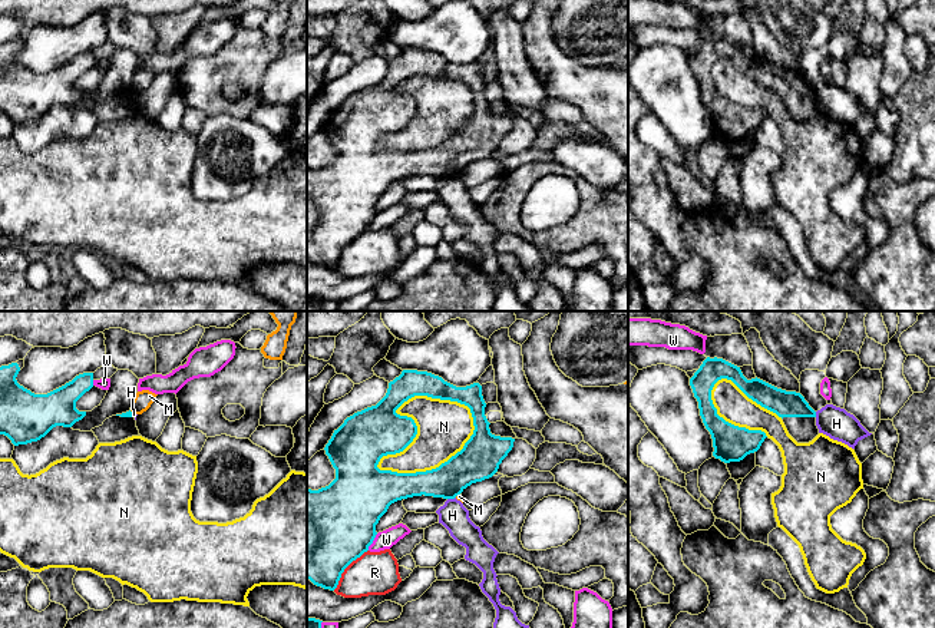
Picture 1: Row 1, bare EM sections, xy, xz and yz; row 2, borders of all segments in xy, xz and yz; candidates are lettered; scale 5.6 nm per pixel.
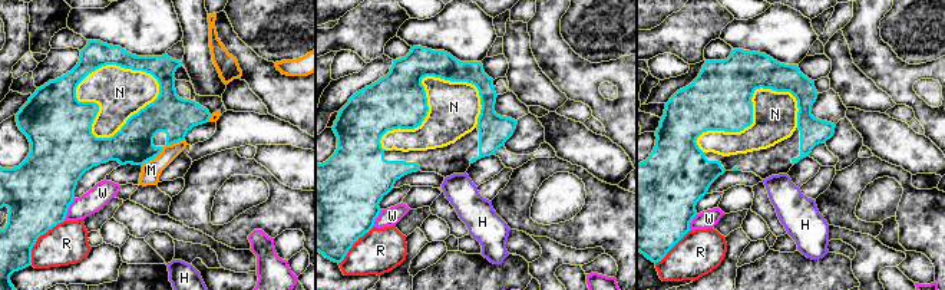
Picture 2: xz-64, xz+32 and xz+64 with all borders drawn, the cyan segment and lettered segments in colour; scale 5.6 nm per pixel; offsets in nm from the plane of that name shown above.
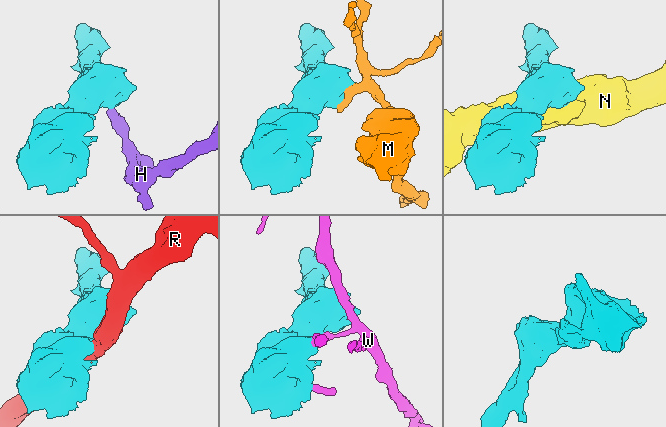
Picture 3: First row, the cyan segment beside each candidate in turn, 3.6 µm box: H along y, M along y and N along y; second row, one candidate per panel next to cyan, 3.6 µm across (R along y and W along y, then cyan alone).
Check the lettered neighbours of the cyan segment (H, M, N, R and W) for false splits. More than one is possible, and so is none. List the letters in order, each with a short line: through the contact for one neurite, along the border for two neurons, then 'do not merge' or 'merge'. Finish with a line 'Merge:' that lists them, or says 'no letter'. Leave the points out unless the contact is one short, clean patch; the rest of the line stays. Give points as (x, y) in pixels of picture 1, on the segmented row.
H: line xz (455, 496), (448, 499); do not merge
M: do not merge
N: do not merge
R: do not merge
W: do not merge
Merge: no letter

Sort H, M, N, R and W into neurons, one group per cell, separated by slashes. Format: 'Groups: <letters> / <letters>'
Groups: H / M / N / R / W

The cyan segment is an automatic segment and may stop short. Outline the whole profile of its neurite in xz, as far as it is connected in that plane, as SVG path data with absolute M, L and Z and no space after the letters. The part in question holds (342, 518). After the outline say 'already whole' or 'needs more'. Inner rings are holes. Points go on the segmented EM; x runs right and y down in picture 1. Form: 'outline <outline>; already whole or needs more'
outline M403 370L389 383L386 396L376 406L347 417L324 447L336 469L336 479L318 490L307 489L307 579L317 586L334 591L344 569L369 551L377 535L376 525L391 503L422 495L455 499L472 483L492 477L512 450L515 439L490 433L485 407L479 383L456 387L427 371ZM414 396L468 406L473 417L473 434L460 452L436 469L416 473L380 470L377 465L383 456L403 452L417 434L414 420L396 413Z; already whole

